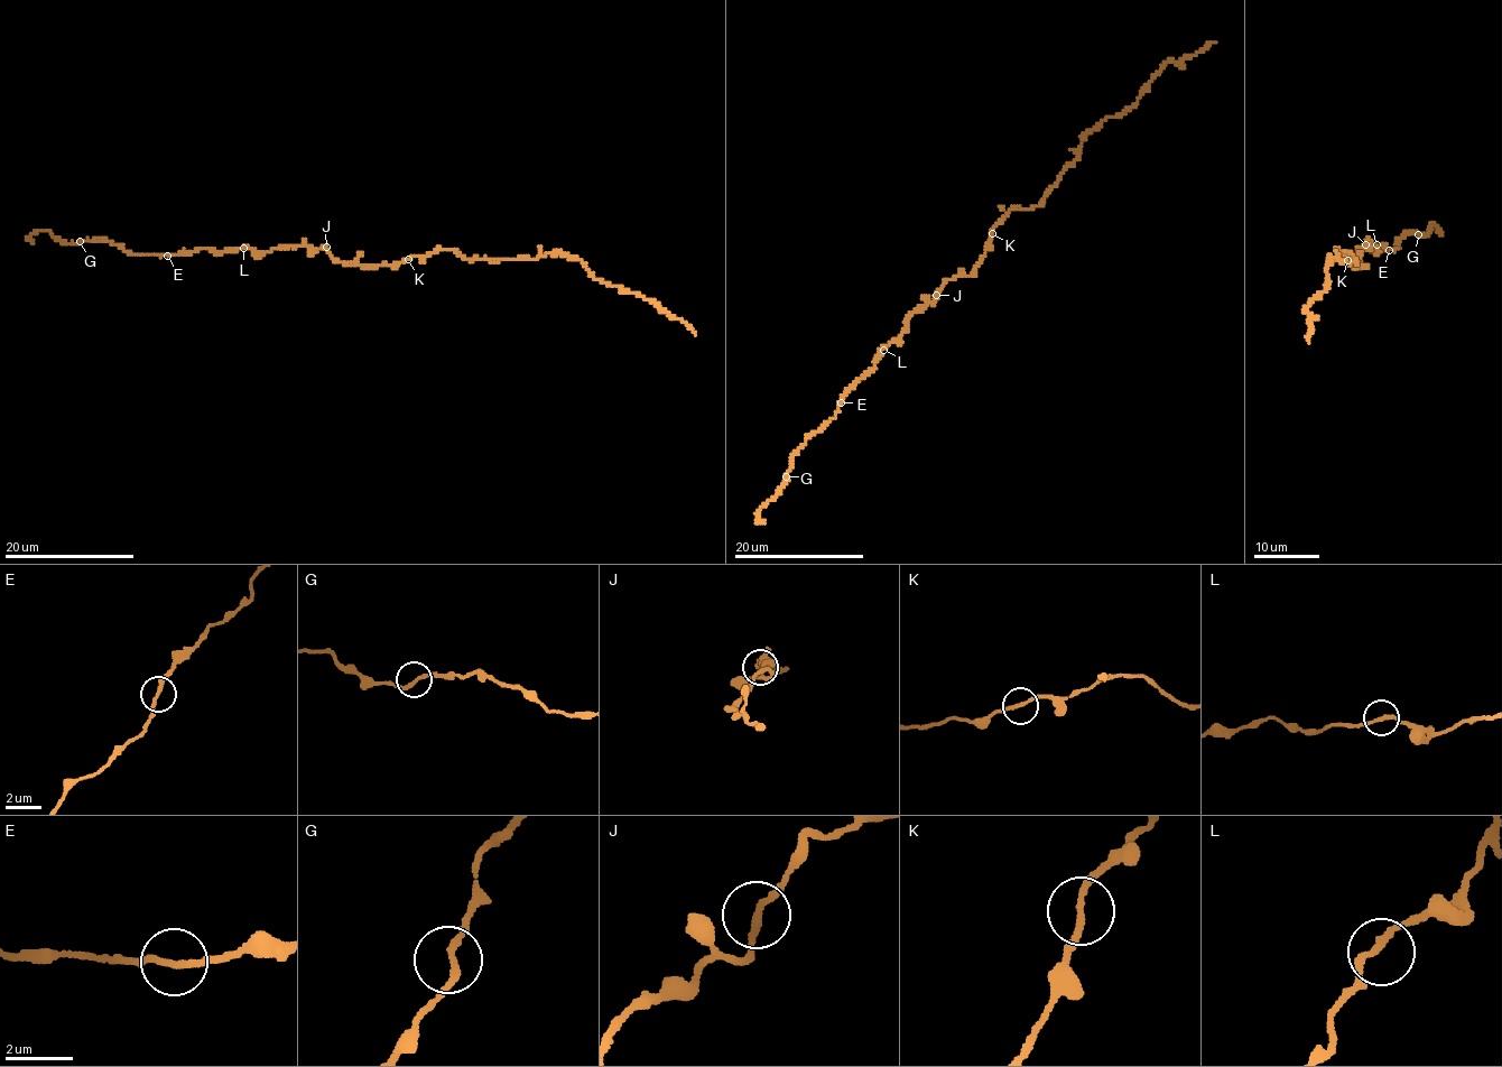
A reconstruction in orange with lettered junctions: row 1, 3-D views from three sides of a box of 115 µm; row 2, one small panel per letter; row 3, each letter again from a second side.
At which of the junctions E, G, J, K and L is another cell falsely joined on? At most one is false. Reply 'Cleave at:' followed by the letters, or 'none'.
Cleave at: none

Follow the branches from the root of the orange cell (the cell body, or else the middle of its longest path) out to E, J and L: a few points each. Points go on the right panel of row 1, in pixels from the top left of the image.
E: (1364, 267), (1355, 260), (1370, 248), (1364, 242), (1374, 250), (1373, 244), (1382, 248), (1384, 243), (1389, 250)
J: (1364, 267), (1355, 260), (1365, 244)
L: (1364, 267), (1355, 260), (1365, 247), (1370, 248), (1364, 242), (1374, 250), (1377, 244)

